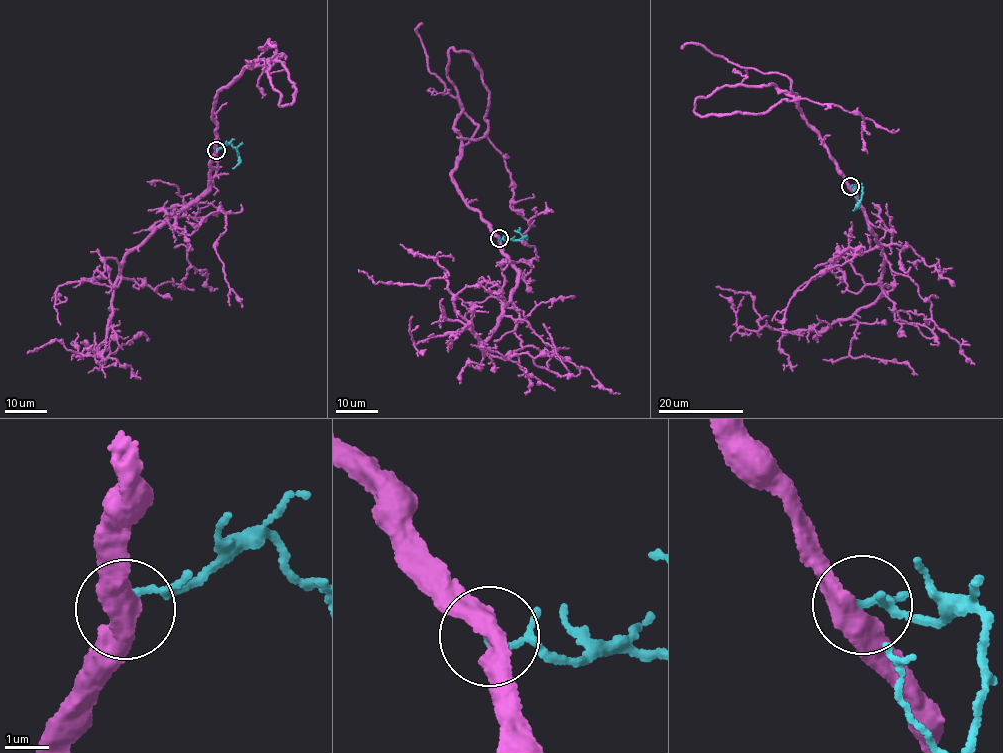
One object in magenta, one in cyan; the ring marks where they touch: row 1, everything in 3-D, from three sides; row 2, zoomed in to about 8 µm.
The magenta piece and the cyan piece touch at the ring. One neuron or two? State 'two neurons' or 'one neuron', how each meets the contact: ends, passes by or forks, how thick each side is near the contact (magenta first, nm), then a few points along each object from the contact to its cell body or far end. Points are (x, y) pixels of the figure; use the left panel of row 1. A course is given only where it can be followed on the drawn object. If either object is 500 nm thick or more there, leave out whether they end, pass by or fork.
one neuron; magenta passes by; cyan ends; calibres 440 and 180 nm; course magenta (217, 150), (206, 192), (125, 255), (105, 339), (97, 350), (100, 356), (73, 352), (57, 340), (27, 353); course cyan (217, 150), (230, 143), (238, 155), (236, 148), (242, 142)

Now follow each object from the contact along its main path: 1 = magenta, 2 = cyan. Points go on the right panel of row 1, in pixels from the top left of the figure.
1: (850, 186), (884, 254), (881, 296), (872, 303), (821, 331), (781, 332), (761, 327), (746, 291), (717, 287)
2: (850, 186), (862, 187), (858, 200), (854, 187)

